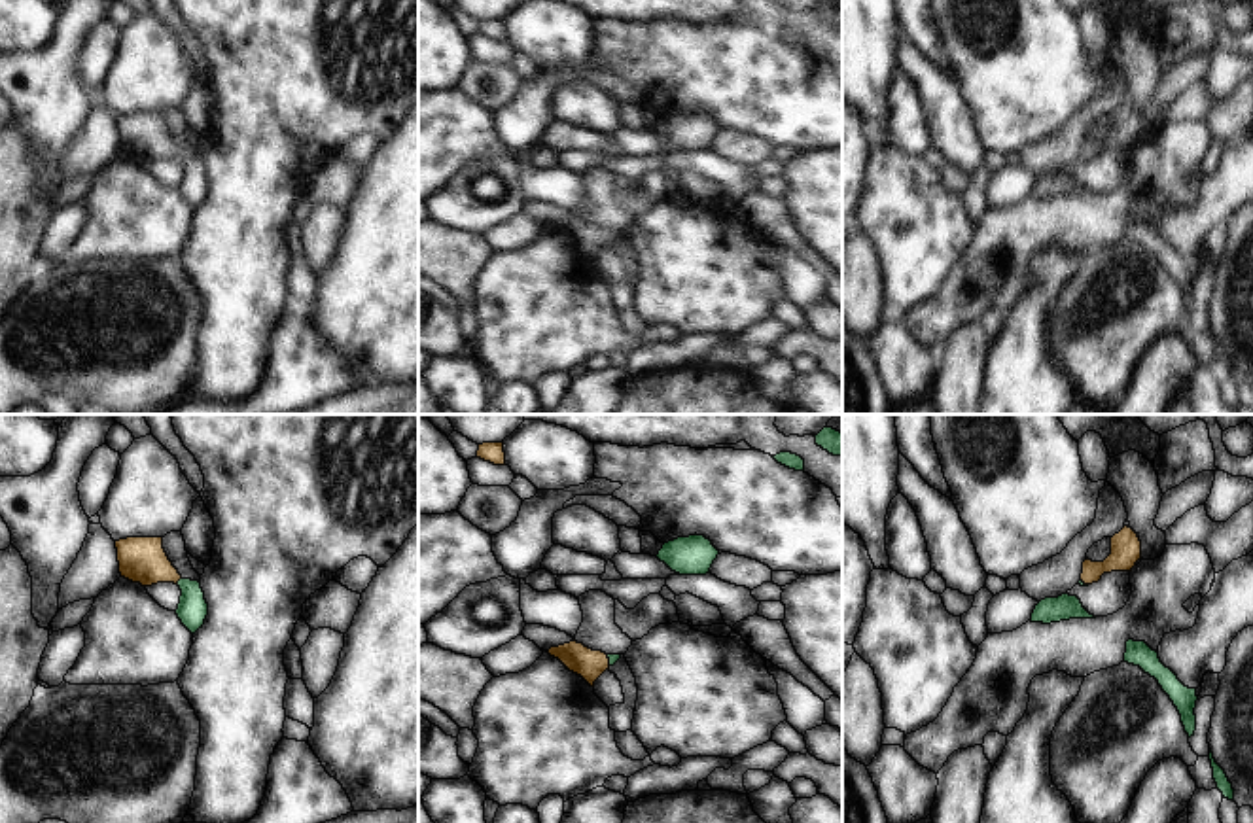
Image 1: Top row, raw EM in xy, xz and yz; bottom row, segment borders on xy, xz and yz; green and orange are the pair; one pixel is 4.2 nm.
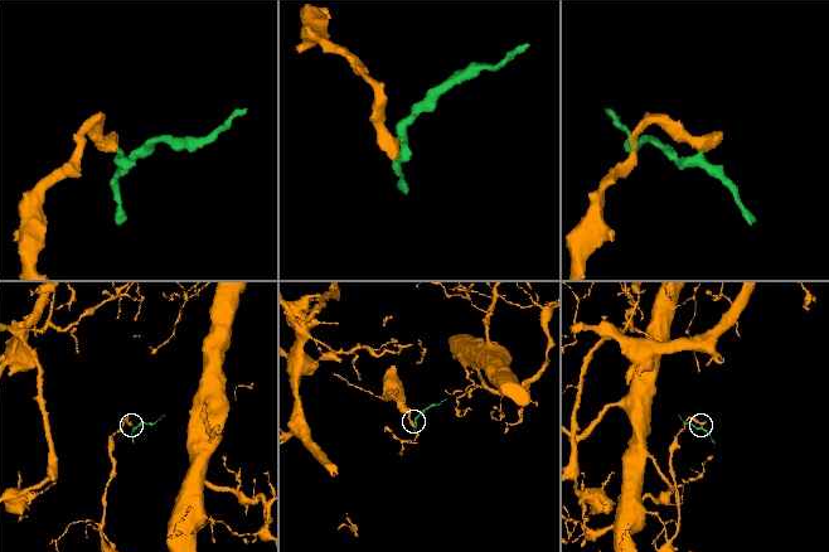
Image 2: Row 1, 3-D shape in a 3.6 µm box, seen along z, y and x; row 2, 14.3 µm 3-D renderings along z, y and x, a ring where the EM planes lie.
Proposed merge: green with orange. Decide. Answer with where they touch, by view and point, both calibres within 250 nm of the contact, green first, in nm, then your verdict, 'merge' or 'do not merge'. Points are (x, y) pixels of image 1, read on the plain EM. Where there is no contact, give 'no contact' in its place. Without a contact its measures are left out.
contact xy (178, 157); calibres 130 and 190 nm; merge

